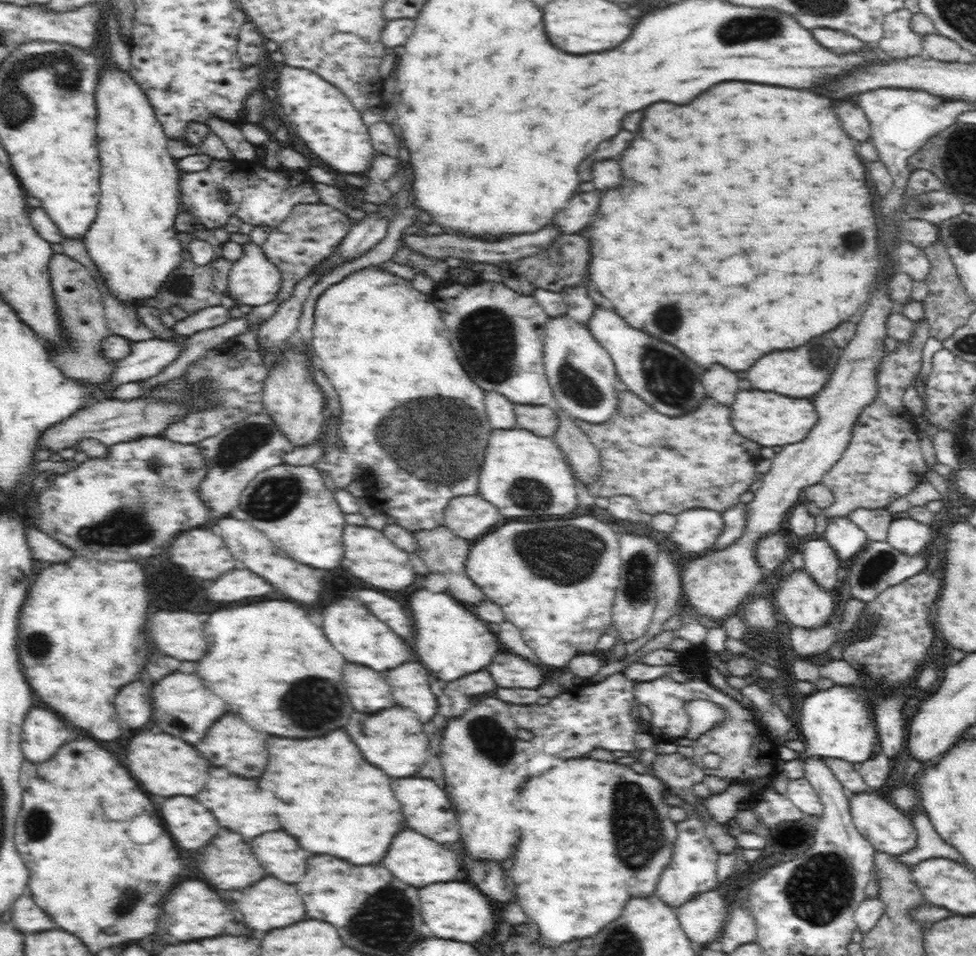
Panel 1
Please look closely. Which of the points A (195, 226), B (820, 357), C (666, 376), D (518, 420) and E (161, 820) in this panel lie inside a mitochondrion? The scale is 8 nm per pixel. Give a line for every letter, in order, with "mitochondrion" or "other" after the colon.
A: other
B: mitochondrion
C: mitochondrion
D: other
E: other

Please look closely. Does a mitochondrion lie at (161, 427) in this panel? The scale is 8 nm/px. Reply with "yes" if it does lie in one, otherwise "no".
no

